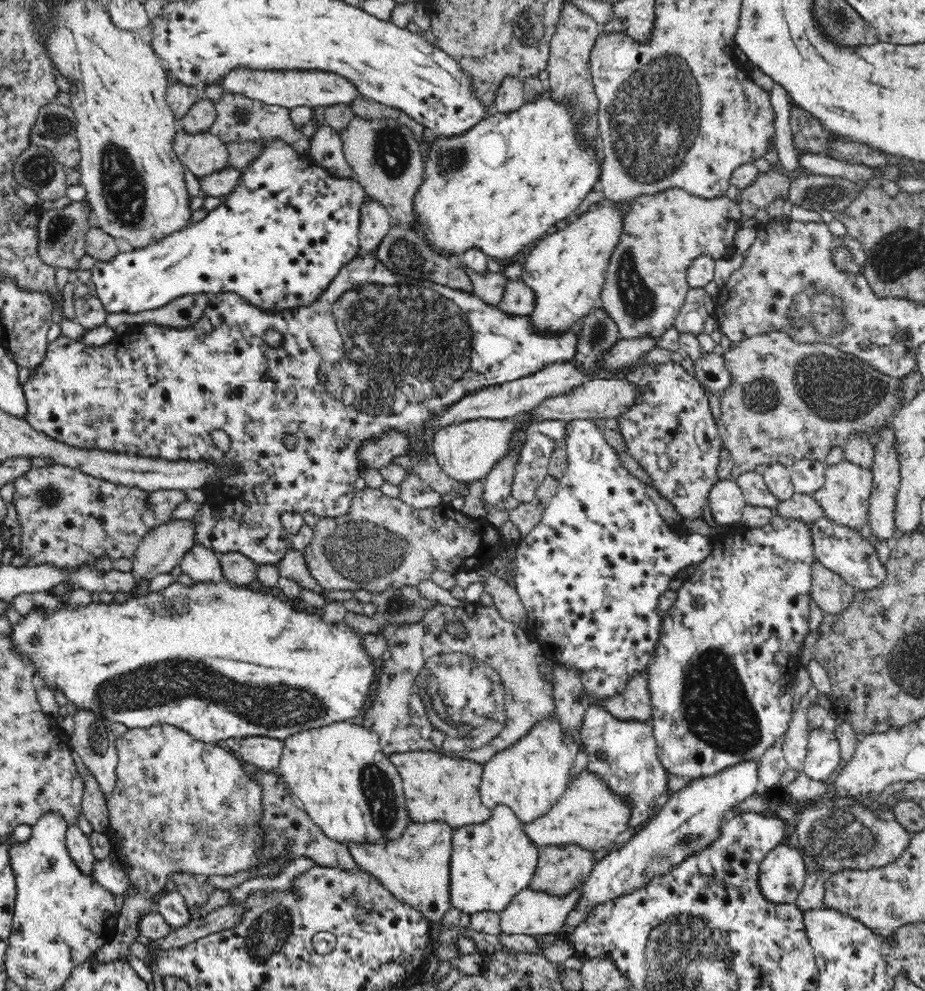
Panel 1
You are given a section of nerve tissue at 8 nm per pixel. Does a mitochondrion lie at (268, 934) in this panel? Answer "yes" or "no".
yes

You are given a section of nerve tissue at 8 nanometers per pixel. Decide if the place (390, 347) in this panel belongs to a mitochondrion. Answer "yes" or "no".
yes

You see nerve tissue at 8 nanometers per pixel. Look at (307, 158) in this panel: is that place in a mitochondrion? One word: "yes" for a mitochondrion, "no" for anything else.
no

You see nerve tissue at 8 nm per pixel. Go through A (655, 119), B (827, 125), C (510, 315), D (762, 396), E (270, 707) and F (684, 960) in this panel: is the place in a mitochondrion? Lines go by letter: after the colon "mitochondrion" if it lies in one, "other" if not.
A: mitochondrion
B: other
C: other
D: mitochondrion
E: mitochondrion
F: mitochondrion

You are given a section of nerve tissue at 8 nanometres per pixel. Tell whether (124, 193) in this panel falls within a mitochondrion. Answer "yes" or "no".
yes

